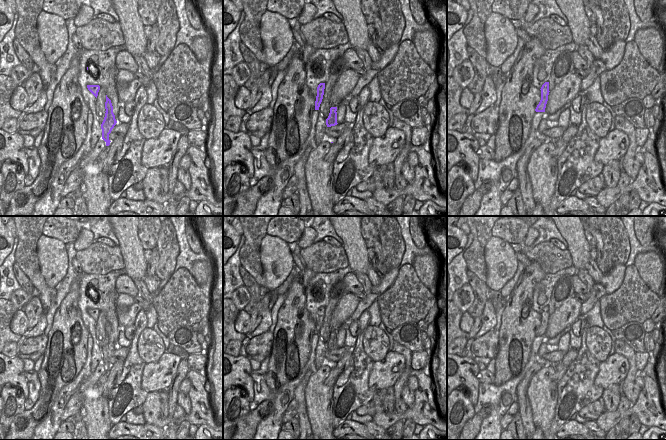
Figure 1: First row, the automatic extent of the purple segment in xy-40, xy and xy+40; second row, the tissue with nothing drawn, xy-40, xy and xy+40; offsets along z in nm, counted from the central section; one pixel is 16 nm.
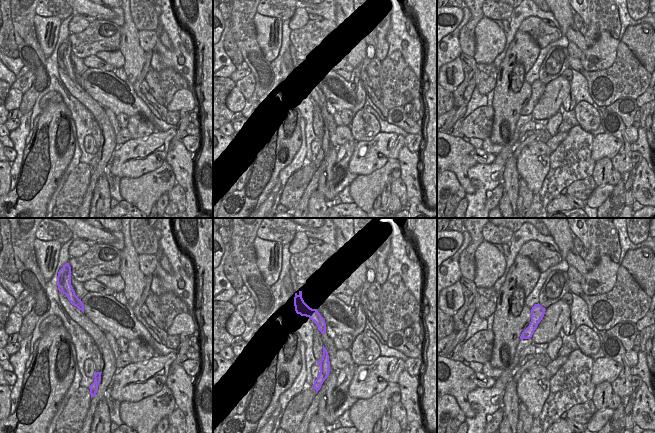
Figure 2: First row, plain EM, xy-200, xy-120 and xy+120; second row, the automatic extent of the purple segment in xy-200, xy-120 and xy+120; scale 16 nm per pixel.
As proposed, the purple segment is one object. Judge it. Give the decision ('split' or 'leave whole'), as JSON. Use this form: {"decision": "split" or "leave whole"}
{"decision": "split"}

